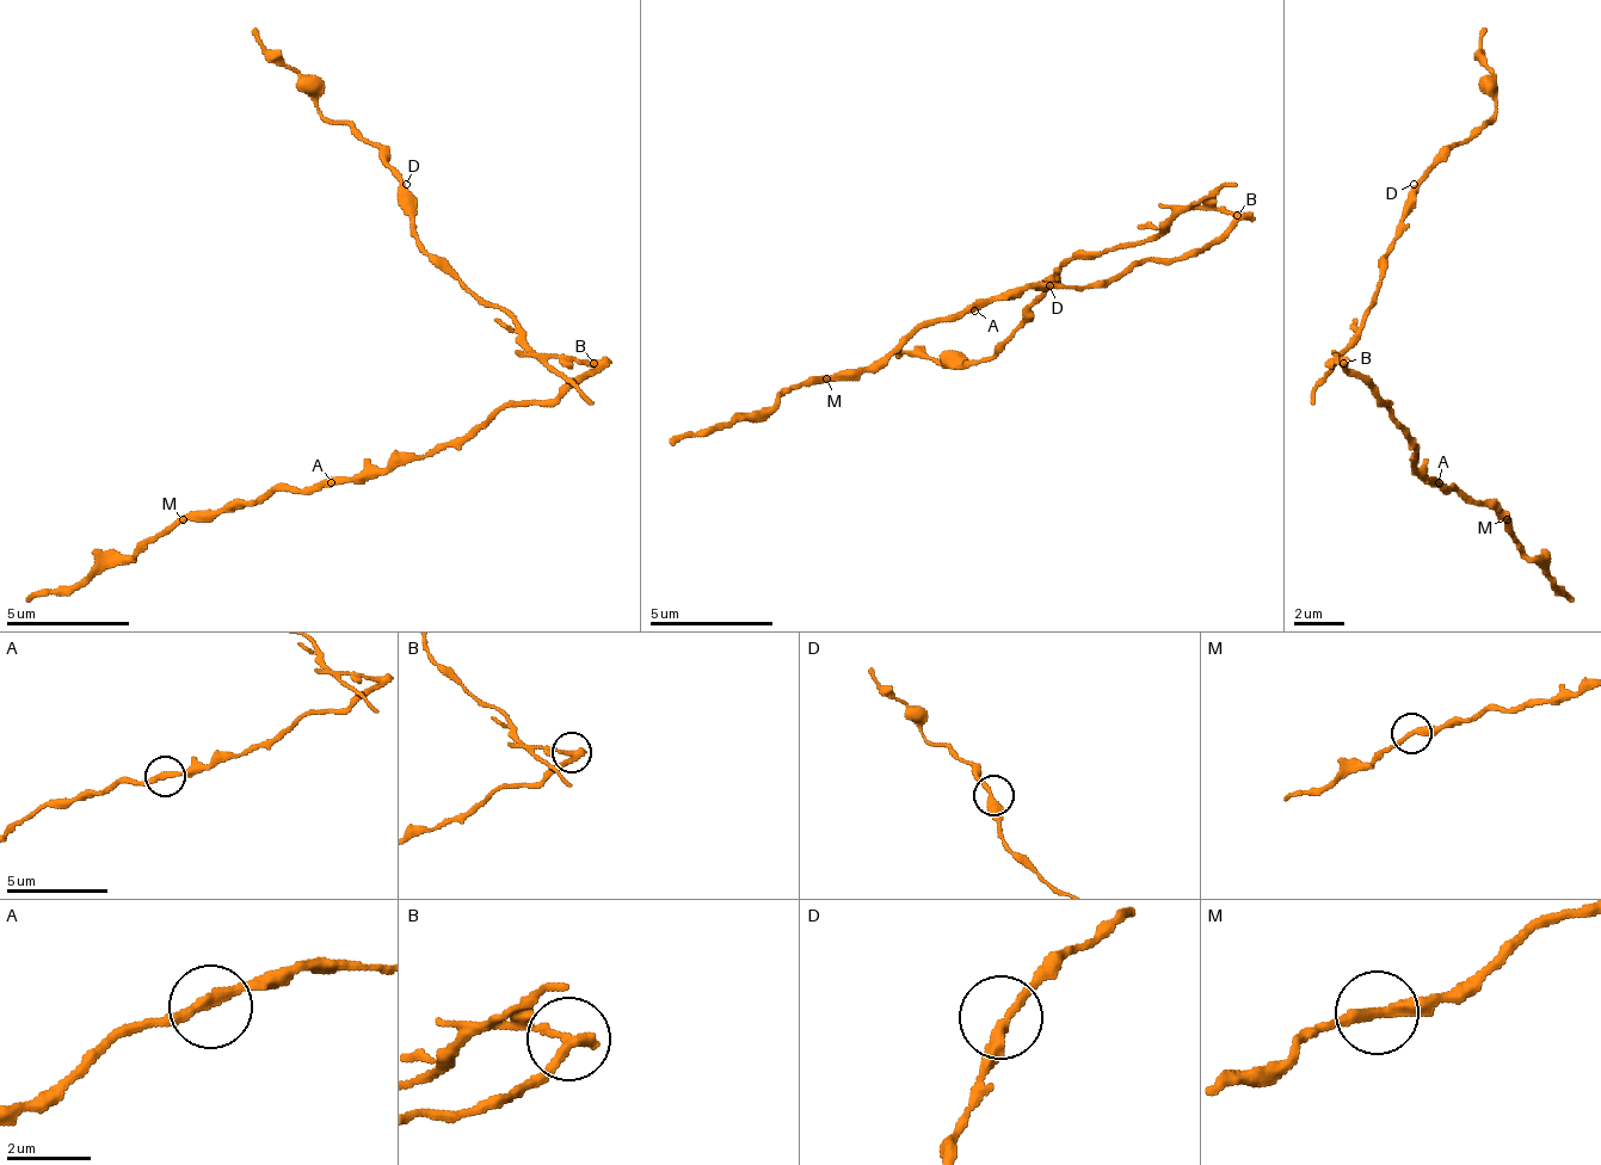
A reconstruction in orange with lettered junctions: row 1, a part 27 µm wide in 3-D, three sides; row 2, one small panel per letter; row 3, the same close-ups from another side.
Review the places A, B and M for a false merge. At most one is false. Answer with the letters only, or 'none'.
B

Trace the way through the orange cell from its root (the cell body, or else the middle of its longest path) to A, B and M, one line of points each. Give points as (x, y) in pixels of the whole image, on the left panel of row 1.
A: (542, 401), (492, 407), (461, 438), (331, 482)
B: (542, 401), (554, 401), (592, 364)
M: (542, 401), (492, 407), (461, 438), (393, 457), (381, 469), (319, 488), (269, 488), (226, 513), (183, 519)

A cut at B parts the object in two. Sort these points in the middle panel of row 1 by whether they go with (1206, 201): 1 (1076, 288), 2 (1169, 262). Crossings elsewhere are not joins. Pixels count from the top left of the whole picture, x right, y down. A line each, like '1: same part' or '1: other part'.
1: other part
2: other part

